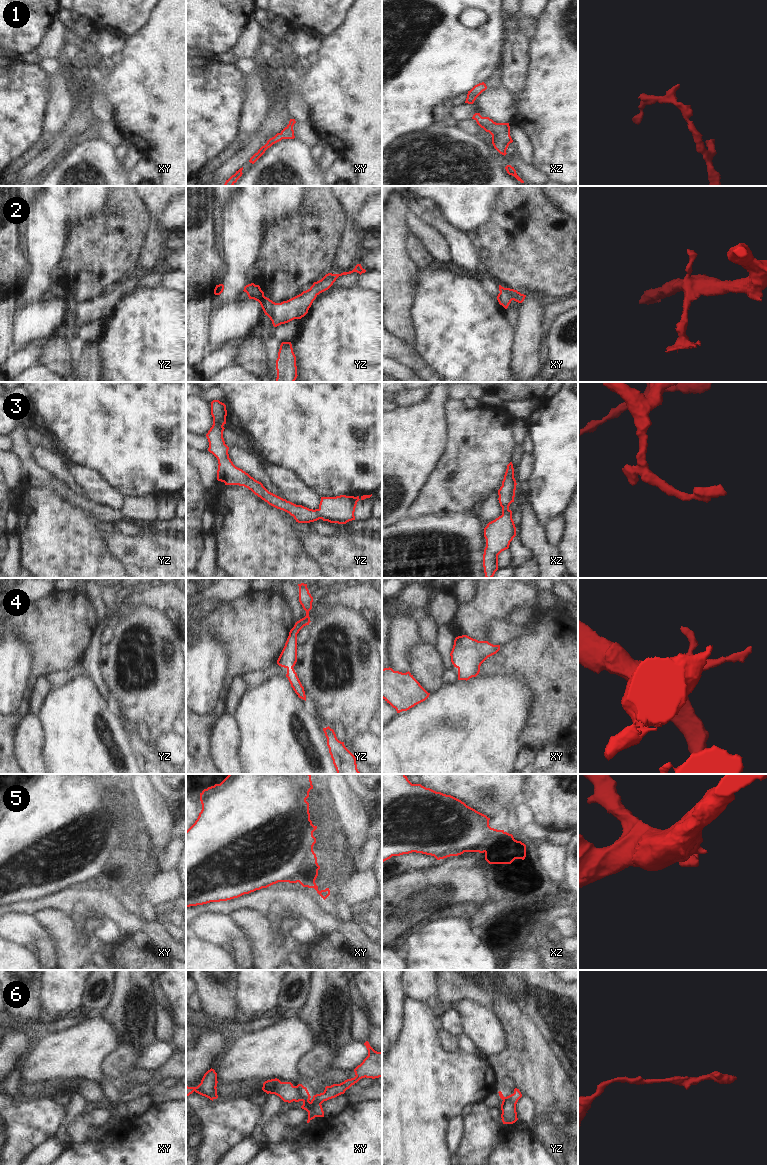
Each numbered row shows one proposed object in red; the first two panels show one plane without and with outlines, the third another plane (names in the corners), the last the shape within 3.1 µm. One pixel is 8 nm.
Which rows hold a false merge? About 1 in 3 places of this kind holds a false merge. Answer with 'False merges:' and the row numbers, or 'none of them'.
False merges: none of them

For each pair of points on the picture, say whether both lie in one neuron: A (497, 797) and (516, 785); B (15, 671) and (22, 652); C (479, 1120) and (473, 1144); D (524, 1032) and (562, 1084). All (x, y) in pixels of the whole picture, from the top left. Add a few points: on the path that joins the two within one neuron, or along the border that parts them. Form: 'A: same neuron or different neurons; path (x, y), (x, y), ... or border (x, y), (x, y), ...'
A: same neuron; path (502, 792), (511, 785)
B: same neuron; path (15, 666), (15, 659), (17, 657)
C: same neuron; path (479, 1126), (478, 1138)
D: same neuron; path (525, 1045), (549, 1071)

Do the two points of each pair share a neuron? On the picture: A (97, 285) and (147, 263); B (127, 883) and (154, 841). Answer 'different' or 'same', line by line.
A: different
B: same

